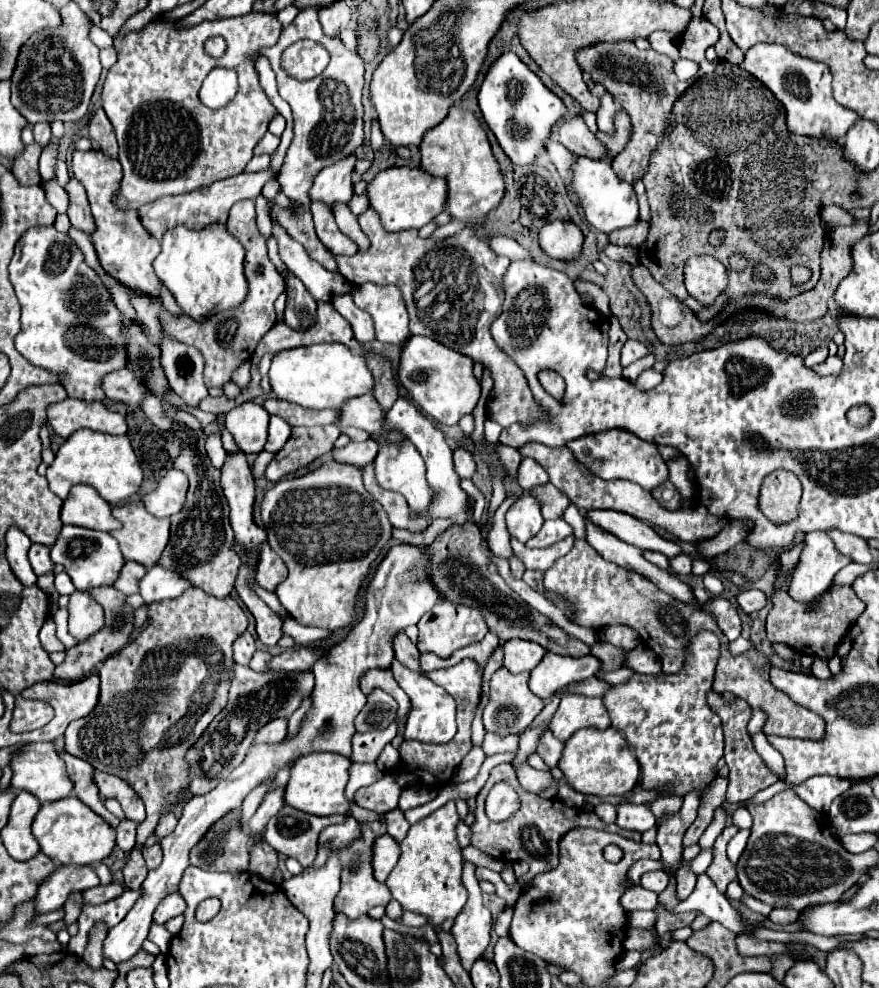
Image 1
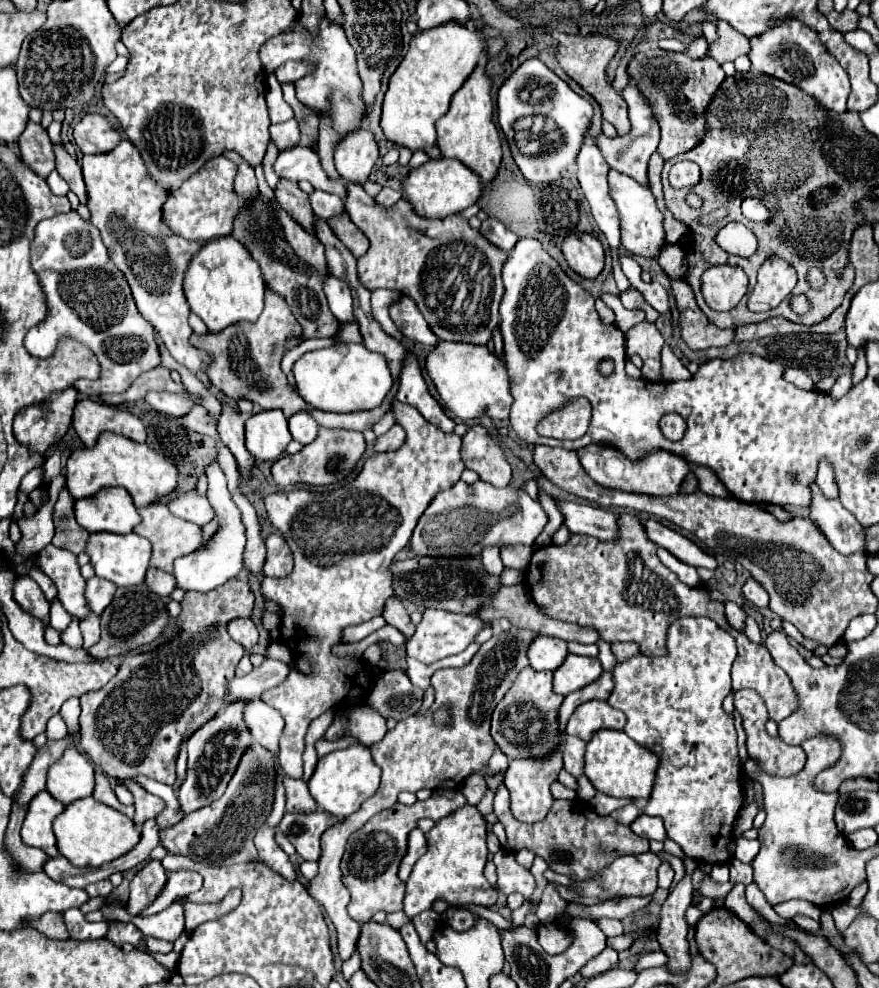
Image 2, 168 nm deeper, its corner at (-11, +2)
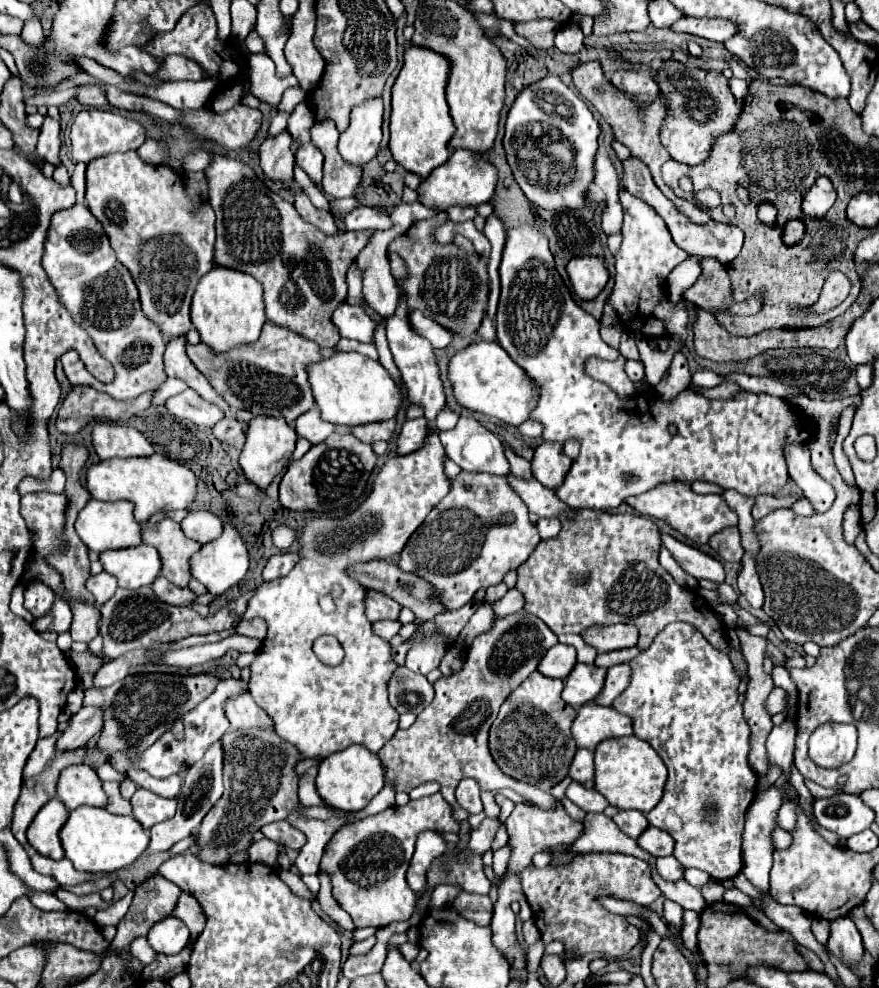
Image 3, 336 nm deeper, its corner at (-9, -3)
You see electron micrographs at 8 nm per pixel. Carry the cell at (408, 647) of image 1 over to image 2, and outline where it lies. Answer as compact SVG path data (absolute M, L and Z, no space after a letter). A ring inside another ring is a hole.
M389 597L385 607L383 607L383 617L389 625L397 627L407 639L415 633L415 625L409 619L409 611L407 607L397 599L397 597Z

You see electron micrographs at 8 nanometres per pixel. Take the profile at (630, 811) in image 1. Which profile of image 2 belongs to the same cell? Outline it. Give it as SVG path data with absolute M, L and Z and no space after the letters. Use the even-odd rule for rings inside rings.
M641 813L635 823L631 823L631 829L647 841L651 841L651 839L665 841L667 839L667 831L663 827L663 821L659 817L647 817L645 813Z

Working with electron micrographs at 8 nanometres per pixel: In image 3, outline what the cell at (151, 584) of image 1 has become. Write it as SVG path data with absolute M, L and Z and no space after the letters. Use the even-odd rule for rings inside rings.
M223 522L223 532L219 538L211 540L209 544L203 544L199 552L195 552L189 560L189 572L195 580L199 580L207 592L219 596L223 594L227 588L235 586L237 582L243 580L243 576L247 574L249 568L249 558L247 558L247 548L243 544L243 538L237 530L235 524L231 522Z

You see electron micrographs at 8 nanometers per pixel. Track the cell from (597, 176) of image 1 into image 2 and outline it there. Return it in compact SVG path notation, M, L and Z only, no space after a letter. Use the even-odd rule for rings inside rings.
M609 171L609 189L611 189L611 197L619 209L619 217L621 217L621 245L627 253L631 255L641 255L647 259L657 259L659 251L663 251L663 247L667 247L667 239L665 239L665 231L663 231L663 215L657 209L655 197L651 195L651 191L643 185L639 185L635 179L619 173L619 171Z

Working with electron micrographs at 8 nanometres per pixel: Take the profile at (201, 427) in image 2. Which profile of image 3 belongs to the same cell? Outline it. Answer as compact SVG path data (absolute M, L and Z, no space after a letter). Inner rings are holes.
M223 418L217 422L215 428L211 428L211 434L221 440L221 442L229 442L233 438L237 438L241 432L243 432L245 424L239 422L239 420L229 420L229 418Z

